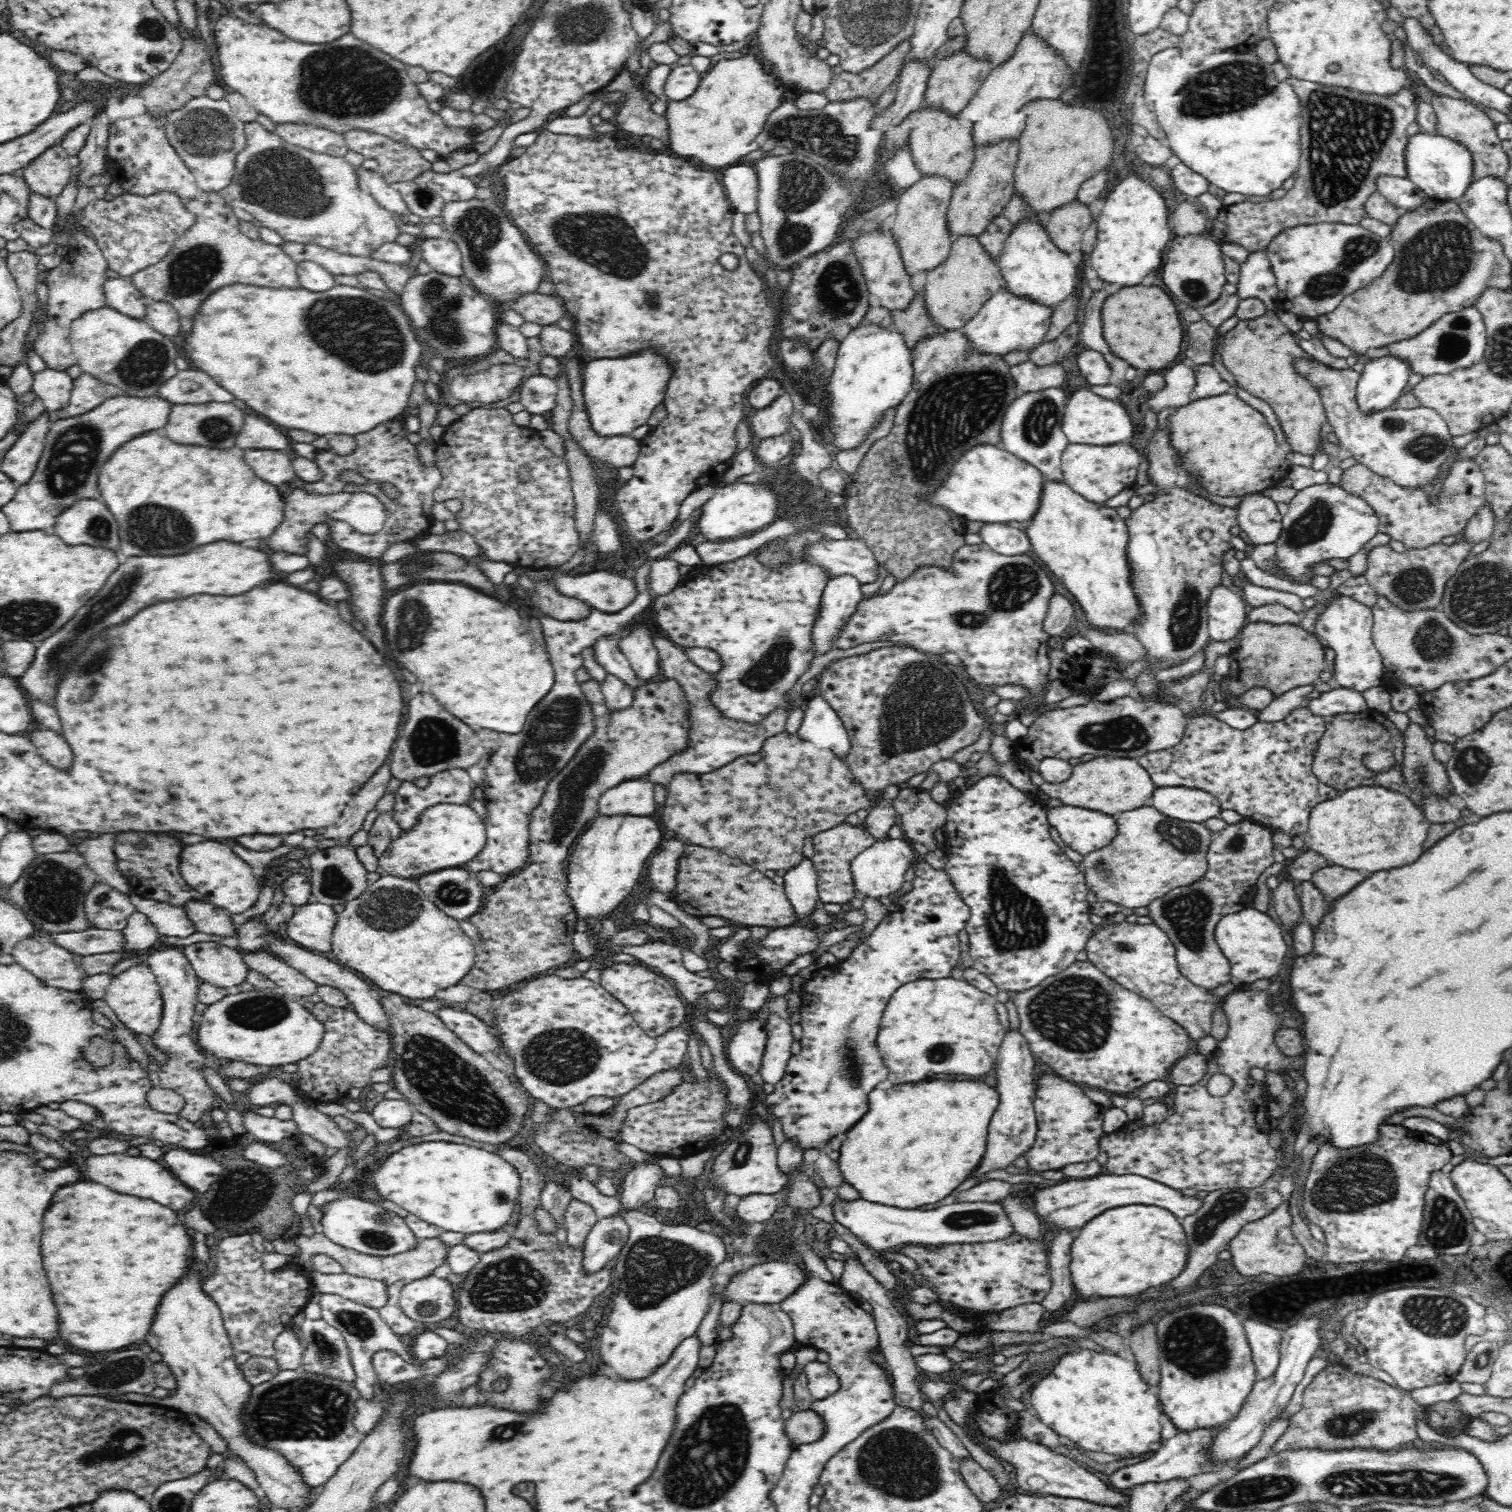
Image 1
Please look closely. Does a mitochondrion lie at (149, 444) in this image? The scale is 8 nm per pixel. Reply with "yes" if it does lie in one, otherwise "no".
no

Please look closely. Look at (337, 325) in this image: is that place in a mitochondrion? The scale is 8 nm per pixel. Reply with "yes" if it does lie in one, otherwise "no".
yes

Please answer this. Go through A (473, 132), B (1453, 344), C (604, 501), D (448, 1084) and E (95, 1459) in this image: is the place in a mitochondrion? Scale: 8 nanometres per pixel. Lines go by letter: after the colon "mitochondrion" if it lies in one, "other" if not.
A: other
B: mitochondrion
C: other
D: mitochondrion
E: mitochondrion

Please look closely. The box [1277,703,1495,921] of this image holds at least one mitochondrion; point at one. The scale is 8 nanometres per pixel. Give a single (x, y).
(1472, 763)

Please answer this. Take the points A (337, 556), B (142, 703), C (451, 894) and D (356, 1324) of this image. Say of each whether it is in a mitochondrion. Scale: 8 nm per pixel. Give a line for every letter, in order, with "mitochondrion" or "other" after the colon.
A: other
B: other
C: mitochondrion
D: mitochondrion

